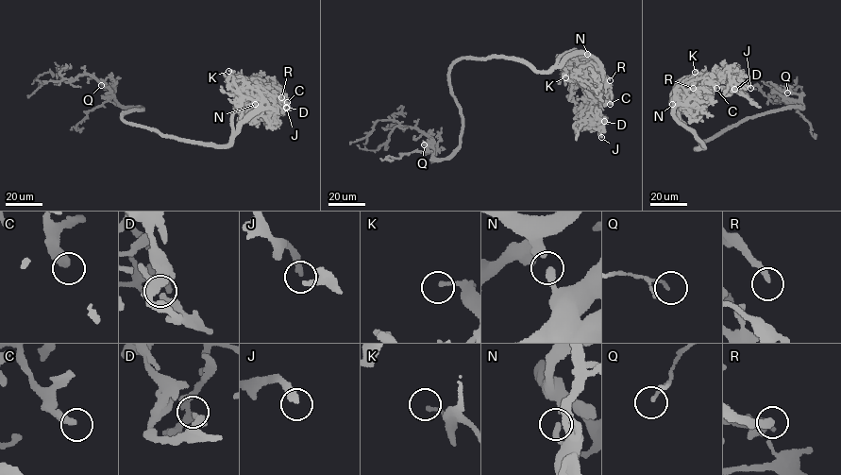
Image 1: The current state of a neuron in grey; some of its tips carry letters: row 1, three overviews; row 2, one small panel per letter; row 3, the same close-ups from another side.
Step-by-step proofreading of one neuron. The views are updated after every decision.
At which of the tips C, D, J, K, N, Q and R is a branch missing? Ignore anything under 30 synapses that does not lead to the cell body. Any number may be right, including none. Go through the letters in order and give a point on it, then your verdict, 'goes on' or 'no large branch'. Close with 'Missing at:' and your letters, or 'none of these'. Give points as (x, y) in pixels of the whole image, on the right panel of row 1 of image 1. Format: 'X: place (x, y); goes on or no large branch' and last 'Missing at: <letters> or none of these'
C: place (716, 88); no large branch
D: place (734, 89); no large branch
J: place (750, 88); no large branch
K: place (695, 72); no large branch
N: place (672, 104); no large branch
Q: place (787, 93); no large branch
R: place (693, 88); no large branch
Missing at: none of these

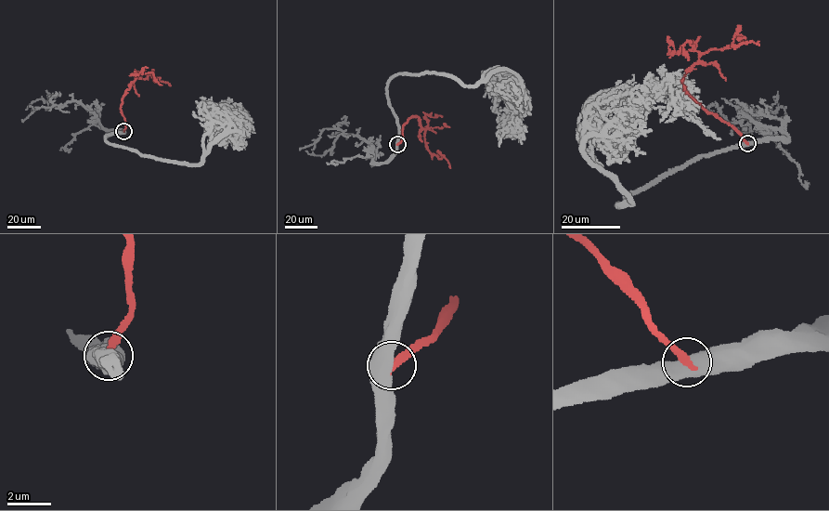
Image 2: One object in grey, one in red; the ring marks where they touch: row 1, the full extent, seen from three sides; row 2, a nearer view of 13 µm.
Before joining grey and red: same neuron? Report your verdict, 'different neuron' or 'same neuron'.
different neuron

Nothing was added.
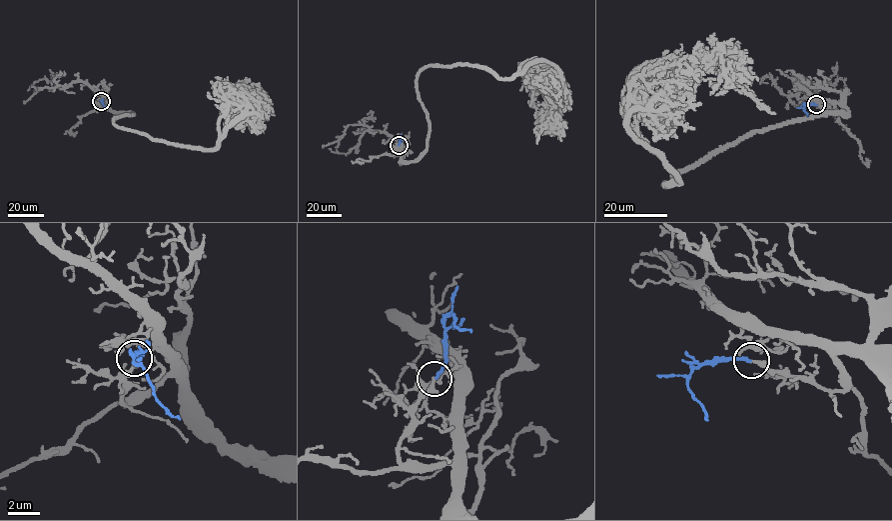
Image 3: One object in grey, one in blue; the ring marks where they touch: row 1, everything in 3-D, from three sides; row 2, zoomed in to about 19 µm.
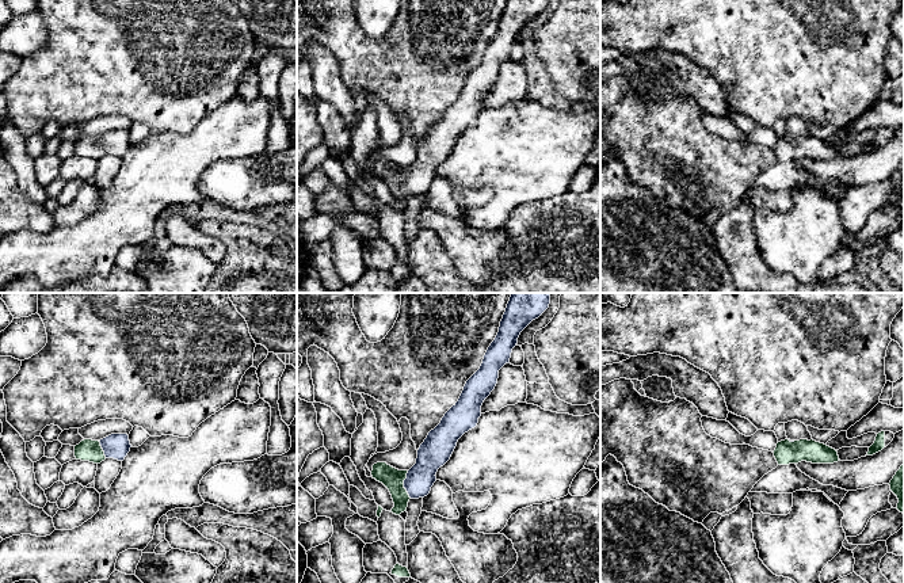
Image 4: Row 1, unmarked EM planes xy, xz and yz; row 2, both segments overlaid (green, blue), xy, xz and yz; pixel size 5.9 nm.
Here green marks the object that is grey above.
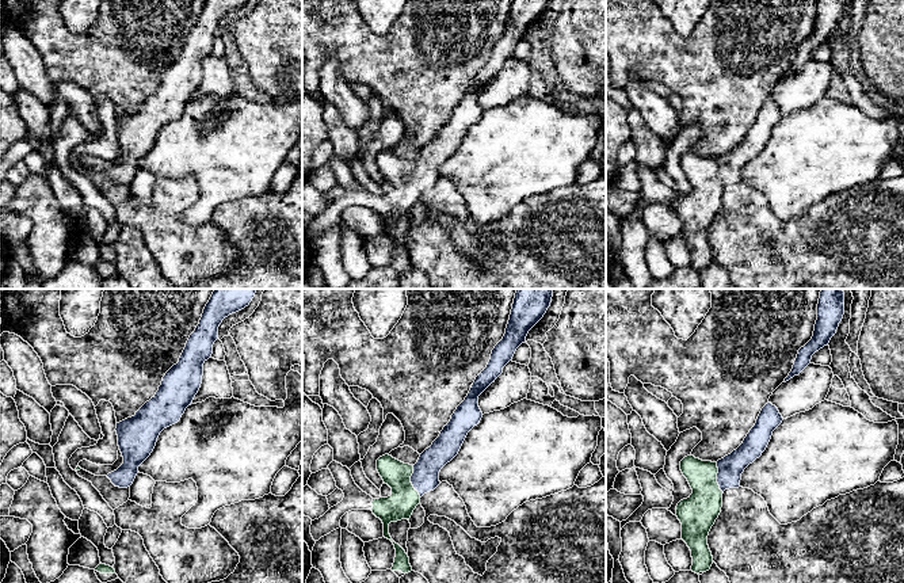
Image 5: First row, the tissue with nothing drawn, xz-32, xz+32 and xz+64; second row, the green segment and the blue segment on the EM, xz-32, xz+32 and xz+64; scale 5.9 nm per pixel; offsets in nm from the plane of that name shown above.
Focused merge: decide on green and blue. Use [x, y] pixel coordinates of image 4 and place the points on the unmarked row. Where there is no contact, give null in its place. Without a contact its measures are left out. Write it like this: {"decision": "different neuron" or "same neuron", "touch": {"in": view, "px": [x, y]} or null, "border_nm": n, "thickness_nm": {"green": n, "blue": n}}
{"decision": "same neuron", "touch": {"in": "xz", "px": [403, 181]}, "border_nm": 170, "thickness_nm": {"green": 130, "blue": 170}}

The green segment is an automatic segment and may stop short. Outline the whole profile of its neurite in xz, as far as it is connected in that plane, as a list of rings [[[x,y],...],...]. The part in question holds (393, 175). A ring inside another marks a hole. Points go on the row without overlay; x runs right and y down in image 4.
[[[507,0],[499,28],[480,65],[466,77],[458,98],[428,129],[417,146],[416,160],[409,167],[398,167],[386,159],[373,161],[373,175],[382,179],[392,191],[394,203],[390,209],[400,212],[407,207],[411,195],[430,190],[438,165],[450,156],[458,136],[477,122],[481,102],[496,83],[499,66],[510,60],[520,28],[548,4],[549,0]]]

